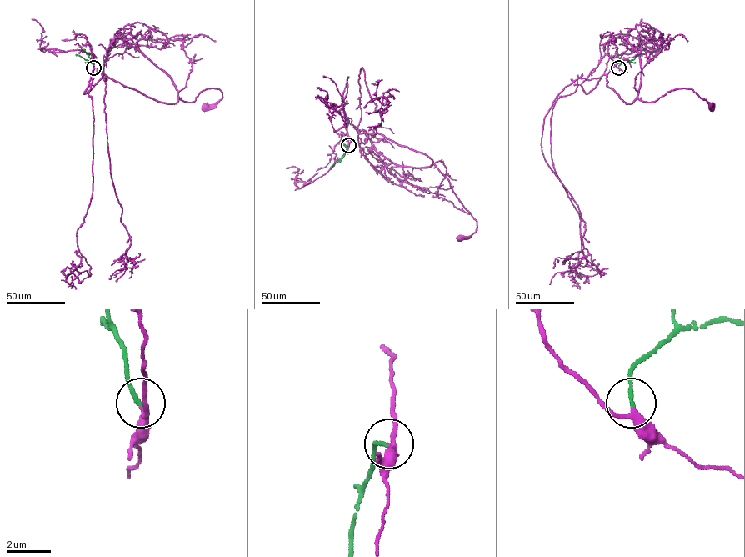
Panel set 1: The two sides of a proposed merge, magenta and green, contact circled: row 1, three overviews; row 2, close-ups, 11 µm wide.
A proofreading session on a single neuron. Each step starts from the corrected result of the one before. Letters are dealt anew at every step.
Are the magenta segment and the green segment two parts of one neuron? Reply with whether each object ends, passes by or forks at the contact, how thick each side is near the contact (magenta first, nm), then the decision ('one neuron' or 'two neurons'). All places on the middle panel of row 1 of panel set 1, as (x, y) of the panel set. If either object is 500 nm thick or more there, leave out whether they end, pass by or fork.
magenta passes by; green ends there; 240 nm thick on the magenta side, 170 nm on the other; one neuron

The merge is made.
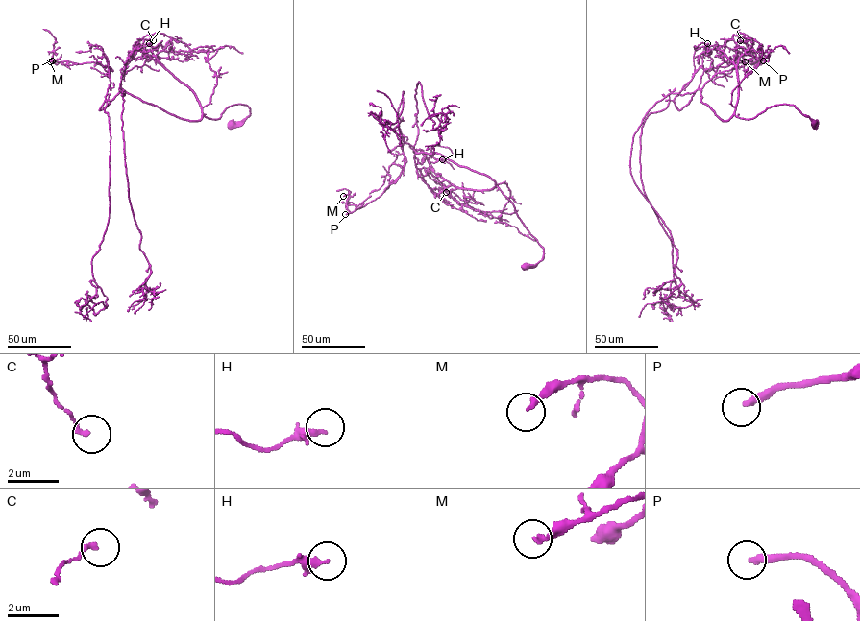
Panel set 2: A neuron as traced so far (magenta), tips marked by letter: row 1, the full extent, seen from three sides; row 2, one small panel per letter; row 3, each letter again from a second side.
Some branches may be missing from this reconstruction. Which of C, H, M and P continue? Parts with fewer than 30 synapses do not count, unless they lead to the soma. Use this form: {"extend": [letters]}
{"extend": ["P"]}

